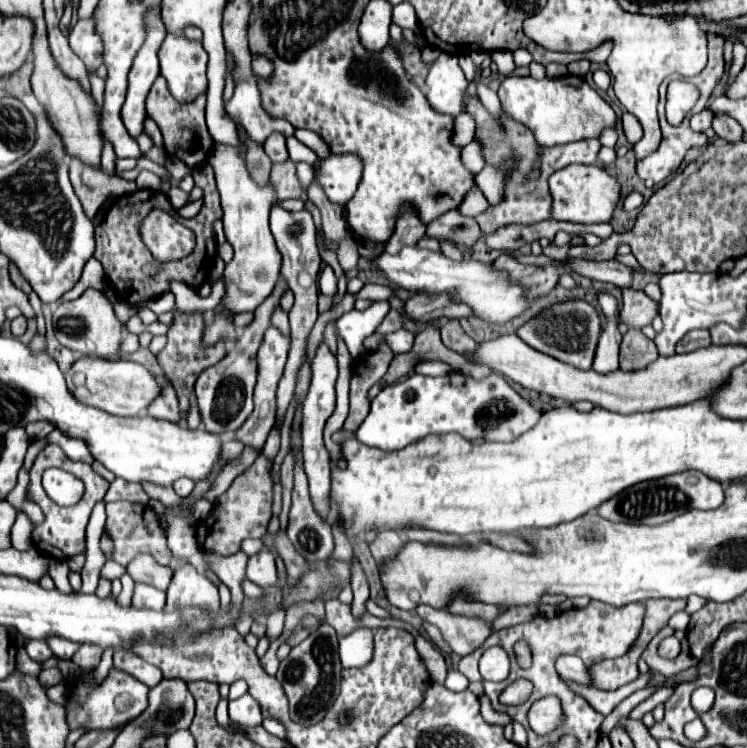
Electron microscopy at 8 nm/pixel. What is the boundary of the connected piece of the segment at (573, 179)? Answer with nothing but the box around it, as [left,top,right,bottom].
[549,164,621,224]

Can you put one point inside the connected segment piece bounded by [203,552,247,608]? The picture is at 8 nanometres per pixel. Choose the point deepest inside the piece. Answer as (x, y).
(231, 569)

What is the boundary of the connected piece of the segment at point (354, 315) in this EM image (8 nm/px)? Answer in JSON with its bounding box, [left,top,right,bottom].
[335,300,389,358]

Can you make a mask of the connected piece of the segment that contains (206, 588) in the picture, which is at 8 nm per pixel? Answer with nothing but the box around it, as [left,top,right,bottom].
[165,560,220,610]

